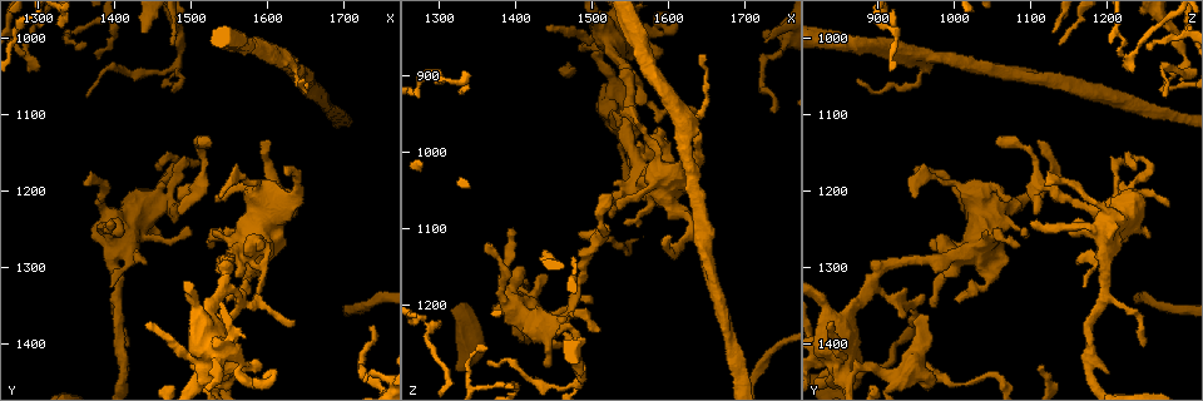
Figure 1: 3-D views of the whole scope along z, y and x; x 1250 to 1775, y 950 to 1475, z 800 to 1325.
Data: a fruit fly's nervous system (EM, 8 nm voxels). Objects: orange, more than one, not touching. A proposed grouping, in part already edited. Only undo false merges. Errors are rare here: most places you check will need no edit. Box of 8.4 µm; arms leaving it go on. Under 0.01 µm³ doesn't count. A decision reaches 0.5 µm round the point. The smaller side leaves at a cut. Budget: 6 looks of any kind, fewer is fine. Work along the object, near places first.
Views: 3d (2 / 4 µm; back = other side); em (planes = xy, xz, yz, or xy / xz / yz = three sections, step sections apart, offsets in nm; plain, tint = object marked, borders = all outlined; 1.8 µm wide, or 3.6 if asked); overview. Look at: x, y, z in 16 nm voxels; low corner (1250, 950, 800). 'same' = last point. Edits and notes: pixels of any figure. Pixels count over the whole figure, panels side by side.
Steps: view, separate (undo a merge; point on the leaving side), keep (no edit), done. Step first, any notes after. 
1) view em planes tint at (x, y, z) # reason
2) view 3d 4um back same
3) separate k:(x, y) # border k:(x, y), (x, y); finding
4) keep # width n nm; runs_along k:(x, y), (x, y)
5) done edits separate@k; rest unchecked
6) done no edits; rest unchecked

view 3d 2um at (1480, 1175, 1215) # sharp bend

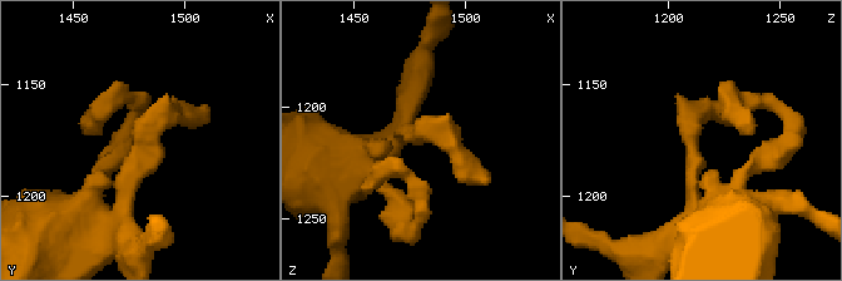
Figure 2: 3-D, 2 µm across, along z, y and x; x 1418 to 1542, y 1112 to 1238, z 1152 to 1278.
view em xz step 16 plain at (1479, 1176, 1213) # need the tissue

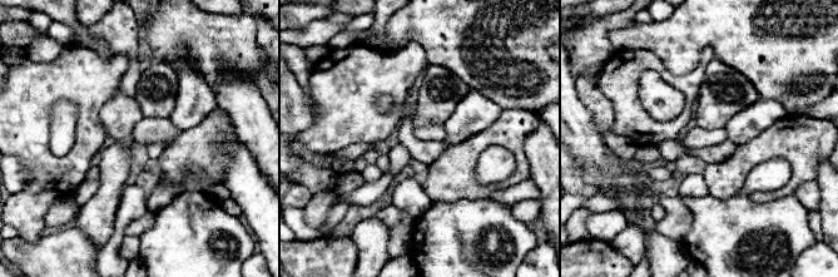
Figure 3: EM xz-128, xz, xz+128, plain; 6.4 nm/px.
view em xz step 16 tint same

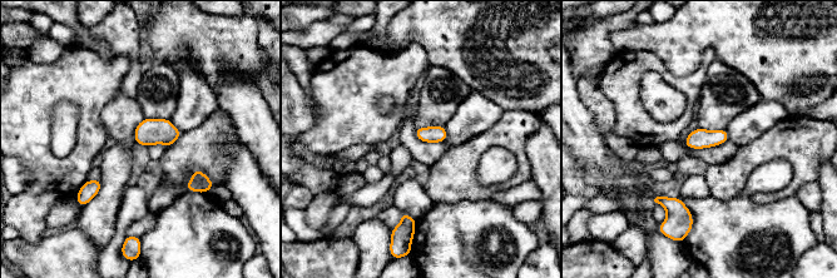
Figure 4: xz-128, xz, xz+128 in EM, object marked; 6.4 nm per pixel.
keep # continuous, no second neuron

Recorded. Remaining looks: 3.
view 3d 4um at (1285, 1025, 1230) # a fork

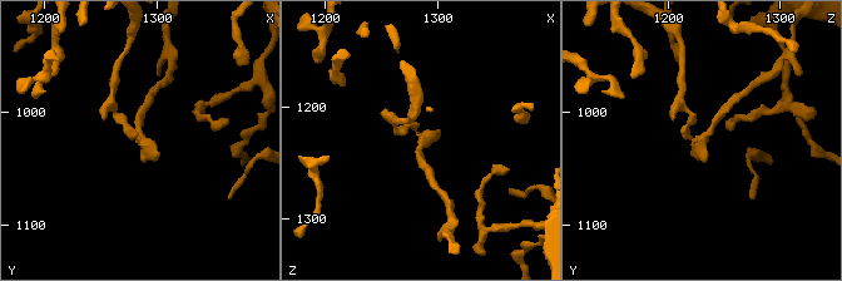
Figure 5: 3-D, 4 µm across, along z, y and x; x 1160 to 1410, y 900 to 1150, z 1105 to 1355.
view em planes tint at (1290, 1026, 1232) # shape alone is not enough

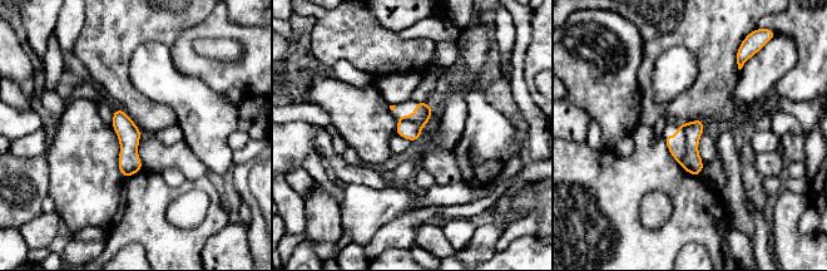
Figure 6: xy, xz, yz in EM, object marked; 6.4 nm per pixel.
separate 6:(692, 163) # width 140 nm; border 6:(684, 124), (684, 158), (681, 163); a second neuron is stuck on

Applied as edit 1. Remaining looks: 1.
view em planes tint at (1545, 1320, 895) # three-way junction

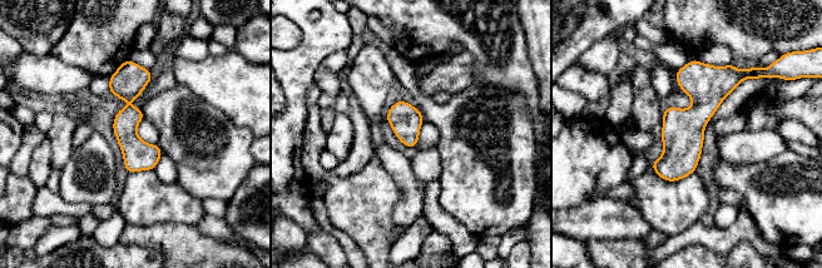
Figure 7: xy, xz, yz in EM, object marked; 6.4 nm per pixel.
keep # all the same neuron

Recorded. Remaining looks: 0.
done edits separate@6; rest unchecked

